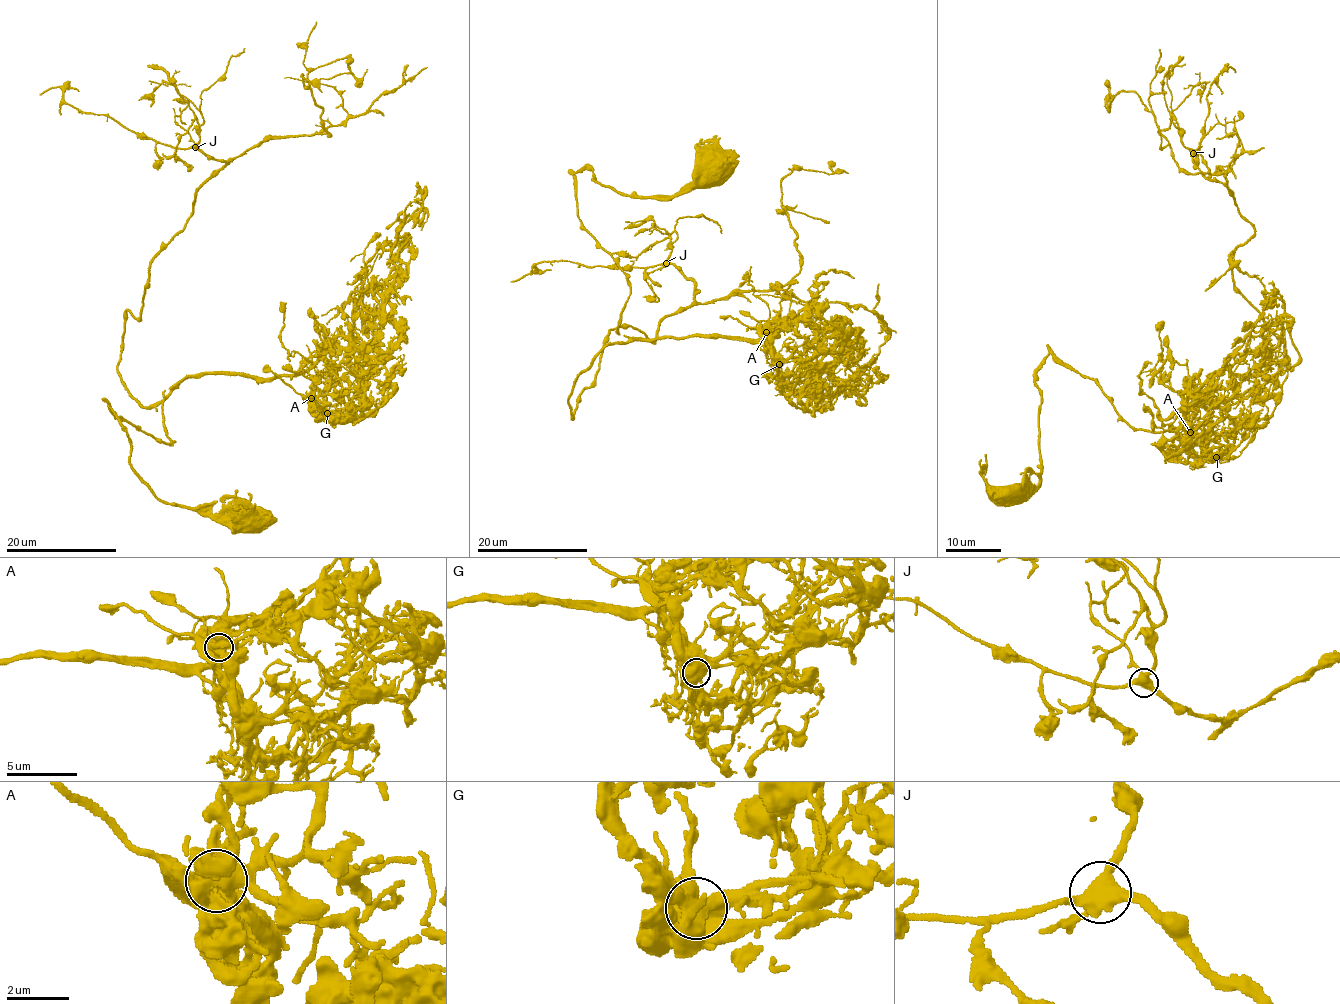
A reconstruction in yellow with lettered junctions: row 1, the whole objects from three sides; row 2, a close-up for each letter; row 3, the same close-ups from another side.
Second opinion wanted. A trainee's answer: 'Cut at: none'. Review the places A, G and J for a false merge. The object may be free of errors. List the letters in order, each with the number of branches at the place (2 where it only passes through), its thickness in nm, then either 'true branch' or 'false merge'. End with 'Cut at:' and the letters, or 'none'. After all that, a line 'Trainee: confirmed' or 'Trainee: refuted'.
A: 4 | 750 nm | true branch
G: 4 | 700 nm | true branch
J: 4 | 500 nm | true branch
Cut at: none
Trainee: confirmed

